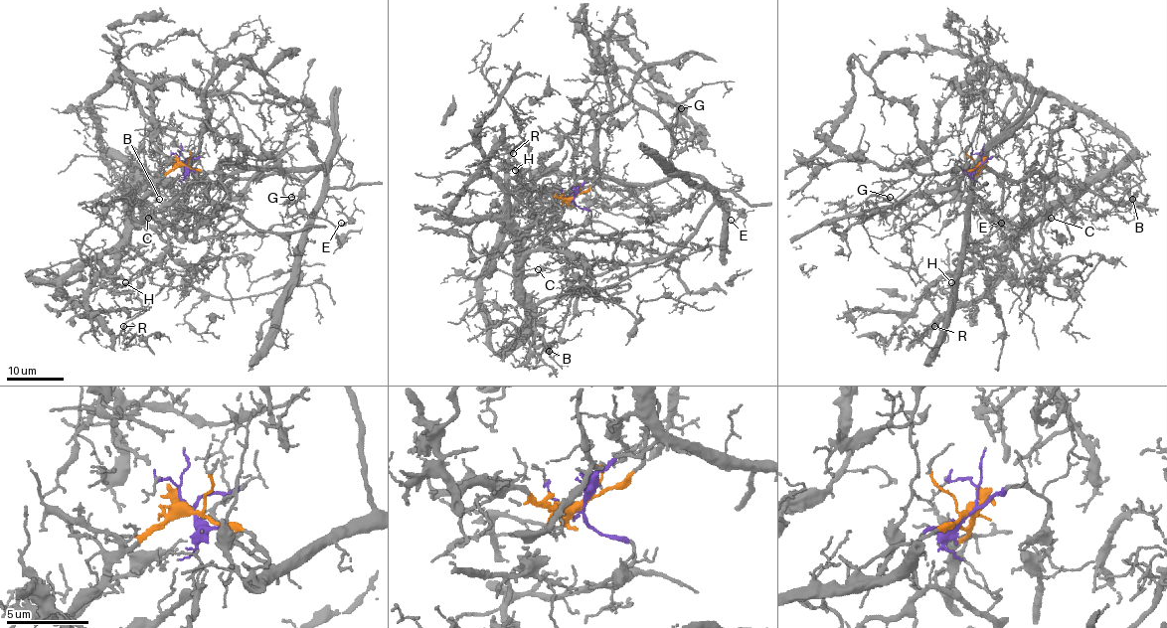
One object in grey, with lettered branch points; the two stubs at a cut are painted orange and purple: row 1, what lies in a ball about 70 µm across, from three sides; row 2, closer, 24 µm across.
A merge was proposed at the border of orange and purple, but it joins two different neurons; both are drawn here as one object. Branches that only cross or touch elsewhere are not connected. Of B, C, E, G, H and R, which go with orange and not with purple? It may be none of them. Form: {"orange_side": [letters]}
{"orange_side": ["B", "C", "H", "R"]}

